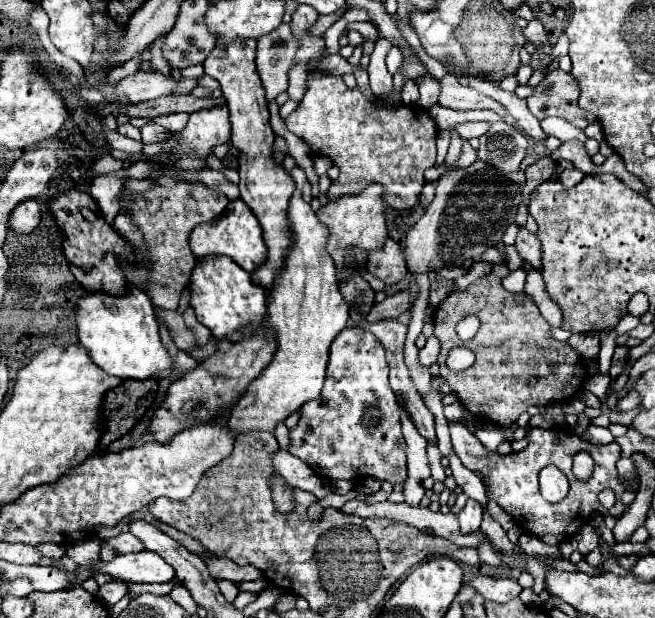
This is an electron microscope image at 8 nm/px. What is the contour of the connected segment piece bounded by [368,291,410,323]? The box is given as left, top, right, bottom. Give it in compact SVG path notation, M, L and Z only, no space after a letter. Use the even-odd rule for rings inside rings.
M408 291L390 295L382 303L374 303L372 305L372 311L368 313L368 321L374 323L374 321L380 321L380 319L396 319L408 307L410 307L410 295L408 295Z

